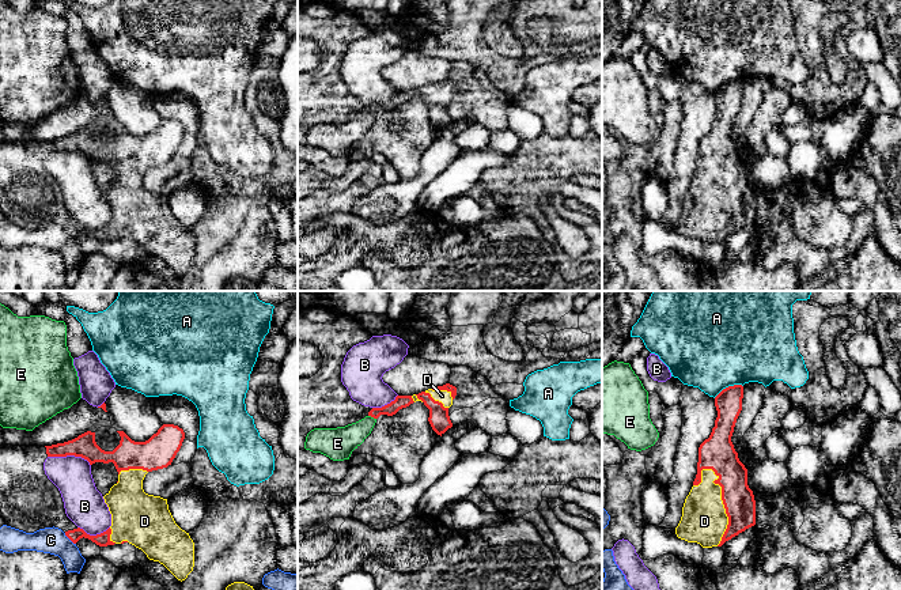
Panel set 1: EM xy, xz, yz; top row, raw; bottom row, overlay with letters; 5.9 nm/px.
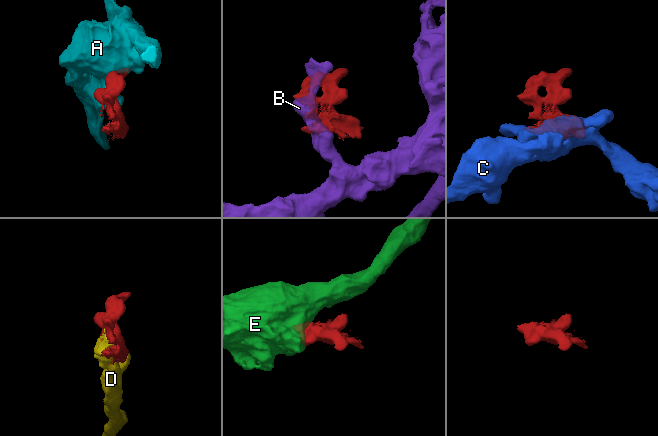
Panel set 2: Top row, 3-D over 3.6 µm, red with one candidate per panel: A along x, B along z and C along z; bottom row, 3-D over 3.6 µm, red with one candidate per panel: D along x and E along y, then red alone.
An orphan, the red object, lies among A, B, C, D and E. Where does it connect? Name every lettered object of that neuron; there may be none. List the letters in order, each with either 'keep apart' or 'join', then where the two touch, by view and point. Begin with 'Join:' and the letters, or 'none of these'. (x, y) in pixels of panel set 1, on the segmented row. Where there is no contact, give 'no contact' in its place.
Join: D
A: keep apart; meets red in yz at (729, 386)
B: keep apart; meets red in xy at (69, 454)
C: keep apart; meets red in xy at (69, 539)
D: join; meets red in yz at (723, 503)
E: keep apart; meets red in xz at (373, 416)

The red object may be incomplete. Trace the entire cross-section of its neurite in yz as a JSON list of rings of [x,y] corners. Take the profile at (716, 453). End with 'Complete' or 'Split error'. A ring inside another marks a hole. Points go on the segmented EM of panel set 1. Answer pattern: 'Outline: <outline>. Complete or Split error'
Outline: [[[742,385],[728,386],[715,397],[715,427],[699,447],[697,474],[675,527],[678,538],[703,548],[722,546],[756,525],[747,469],[731,442],[742,398]]]. Split error

